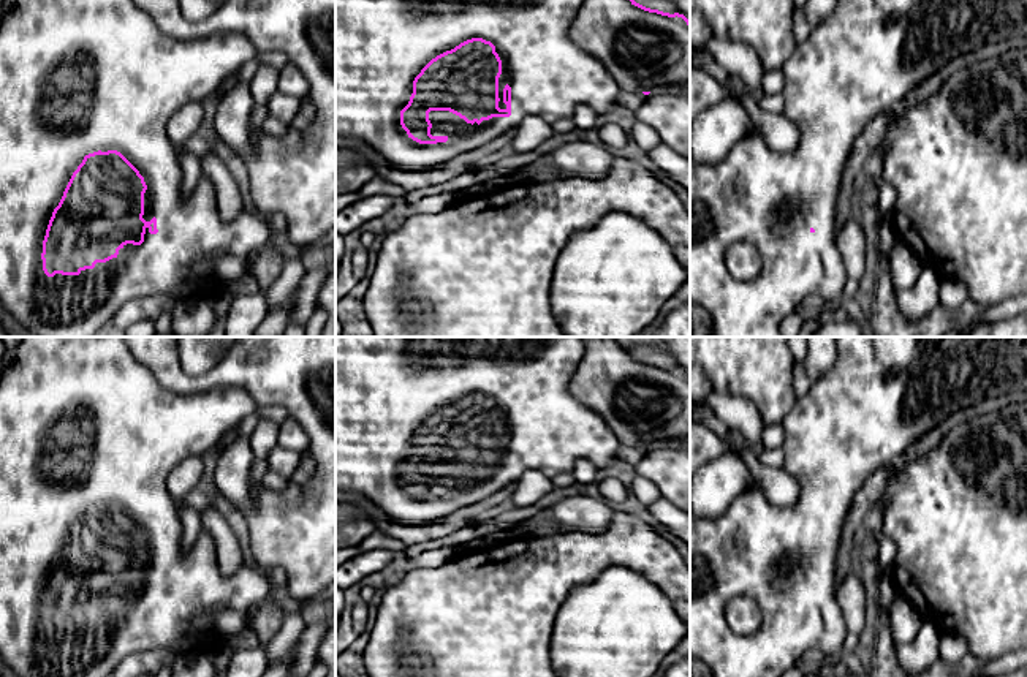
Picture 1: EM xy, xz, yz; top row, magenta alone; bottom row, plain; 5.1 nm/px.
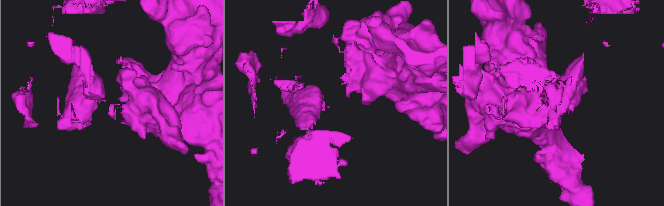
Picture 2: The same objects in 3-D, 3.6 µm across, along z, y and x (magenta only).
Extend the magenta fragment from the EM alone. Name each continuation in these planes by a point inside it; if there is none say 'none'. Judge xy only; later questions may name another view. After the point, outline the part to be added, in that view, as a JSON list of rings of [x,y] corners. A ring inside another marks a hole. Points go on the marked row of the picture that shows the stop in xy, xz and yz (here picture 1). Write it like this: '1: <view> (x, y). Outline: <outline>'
1: xy (76, 76). Outline: [[[5,0],[0,6],[0,302],[8,313],[21,324],[27,337],[101,337],[114,318],[116,312],[127,302],[157,294],[171,294],[185,286],[191,296],[212,296],[222,286],[214,272],[214,264],[222,253],[226,256],[248,256],[263,247],[271,237],[271,228],[260,212],[241,210],[233,221],[225,221],[217,207],[214,185],[204,177],[199,185],[185,196],[182,193],[184,176],[177,165],[177,150],[168,136],[169,119],[187,103],[203,100],[207,93],[217,92],[220,84],[234,74],[242,65],[255,59],[256,49],[242,33],[214,33],[198,40],[177,40],[163,33],[153,17],[139,8],[133,0]],[[93,152],[120,152],[144,177],[147,190],[144,193],[146,221],[157,218],[157,234],[146,228],[141,245],[127,244],[119,255],[106,263],[97,263],[93,269],[81,270],[79,275],[55,274],[47,277],[43,270],[43,240],[54,209],[59,206],[63,191],[82,163],[84,157]]]

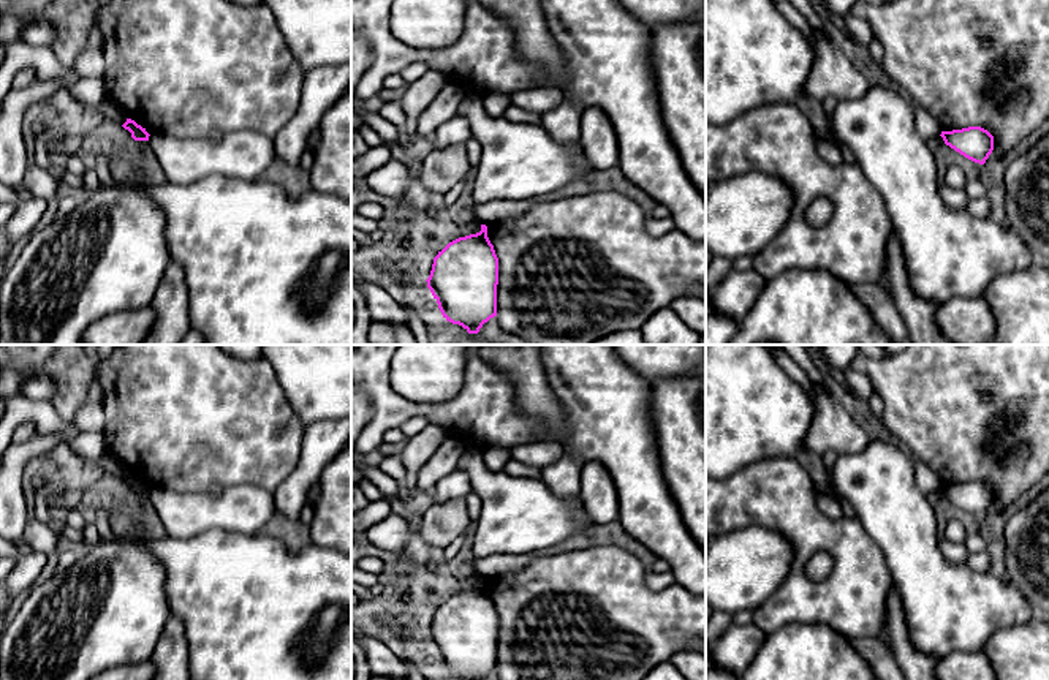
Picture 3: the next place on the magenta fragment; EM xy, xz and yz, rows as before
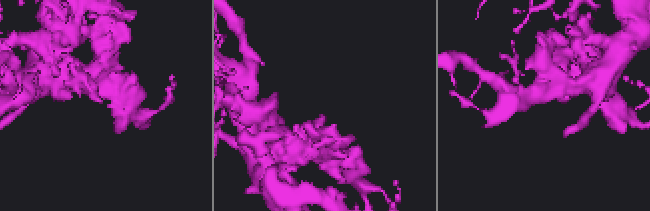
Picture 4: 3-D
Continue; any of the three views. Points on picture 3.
none

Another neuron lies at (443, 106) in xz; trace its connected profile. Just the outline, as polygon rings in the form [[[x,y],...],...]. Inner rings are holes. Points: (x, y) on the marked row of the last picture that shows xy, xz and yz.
[[[448,87],[441,90],[430,104],[419,114],[415,136],[432,139],[434,131],[457,114],[457,108],[465,93]]]

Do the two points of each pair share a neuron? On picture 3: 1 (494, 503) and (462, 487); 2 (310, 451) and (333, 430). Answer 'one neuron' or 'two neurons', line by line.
1: two neurons
2: one neuron

